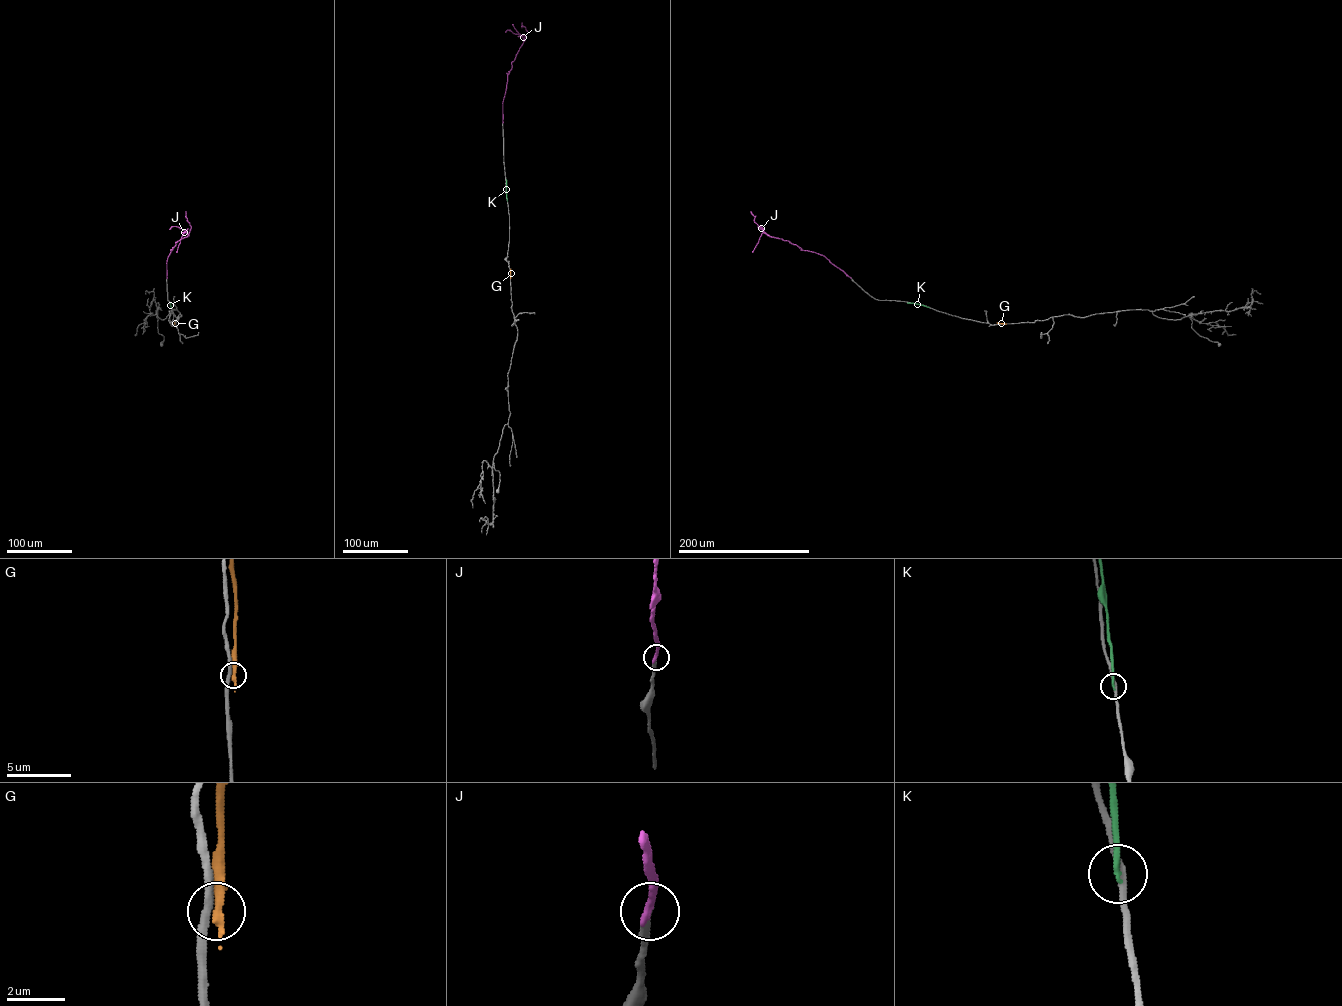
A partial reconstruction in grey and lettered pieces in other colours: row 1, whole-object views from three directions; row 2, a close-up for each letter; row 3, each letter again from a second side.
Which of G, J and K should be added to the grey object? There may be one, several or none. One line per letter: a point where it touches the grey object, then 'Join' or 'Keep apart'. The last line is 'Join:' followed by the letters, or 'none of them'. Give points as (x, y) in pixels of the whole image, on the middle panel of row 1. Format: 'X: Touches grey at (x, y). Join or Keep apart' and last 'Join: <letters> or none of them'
G: Touches grey at (510, 277). Keep apart
J: Touches grey at (503, 123). Join
K: Touches grey at (507, 201). Keep apart
Join: J

